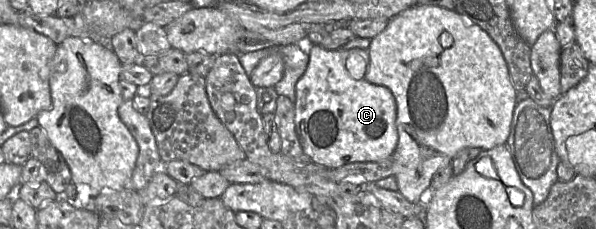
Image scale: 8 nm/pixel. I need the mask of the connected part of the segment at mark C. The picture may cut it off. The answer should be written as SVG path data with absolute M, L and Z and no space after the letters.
M311 45L309 63L295 86L295 128L310 162L338 168L353 162L378 162L391 157L398 143L396 101L385 86L365 79L368 49L327 50Z

